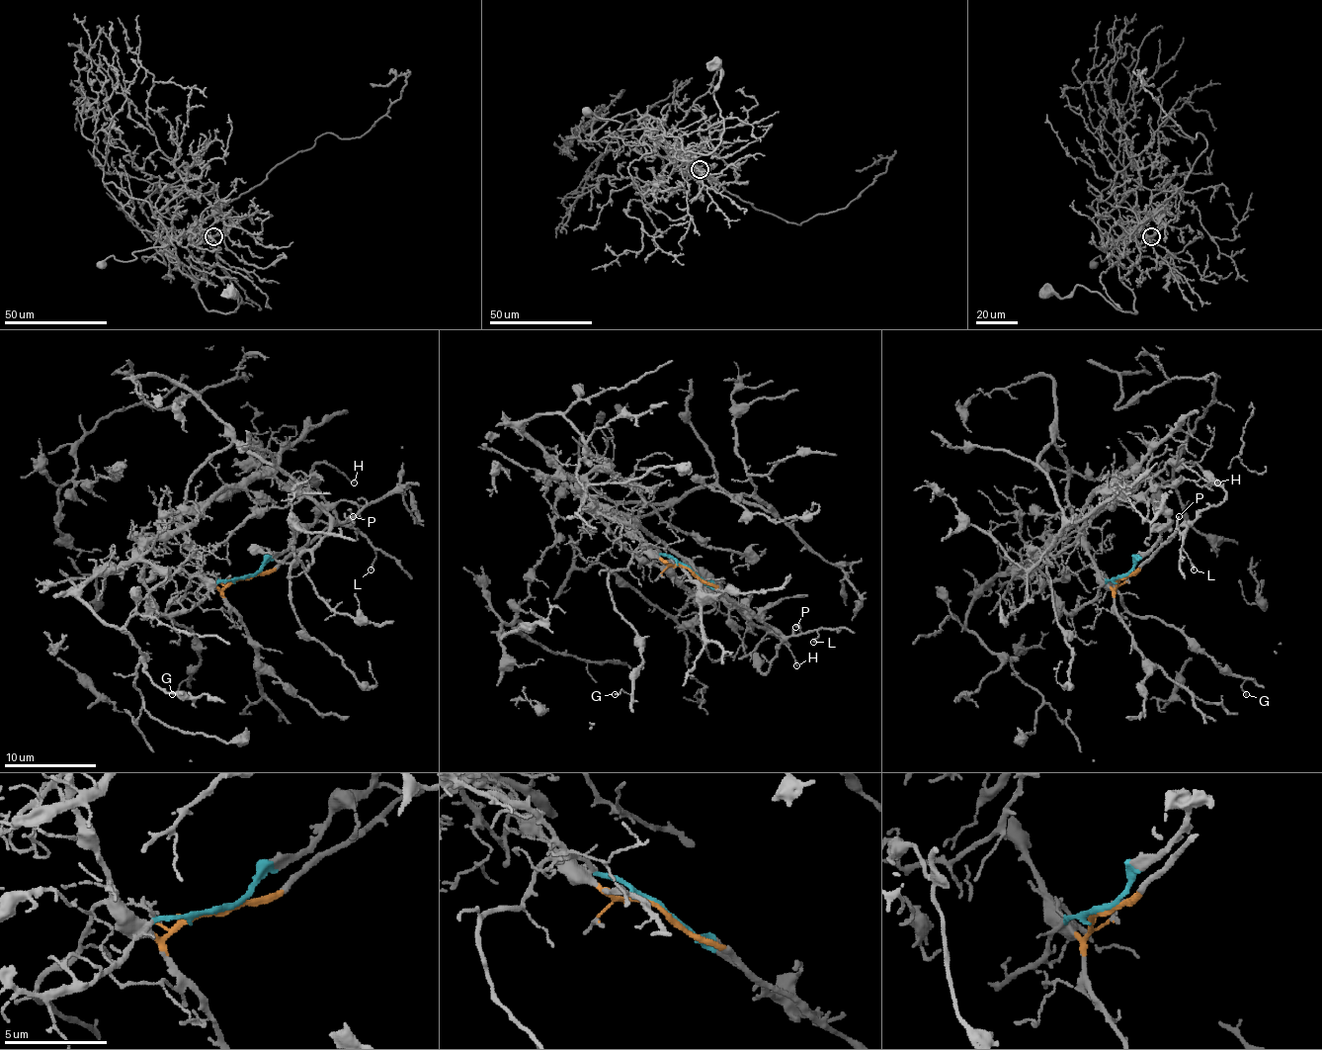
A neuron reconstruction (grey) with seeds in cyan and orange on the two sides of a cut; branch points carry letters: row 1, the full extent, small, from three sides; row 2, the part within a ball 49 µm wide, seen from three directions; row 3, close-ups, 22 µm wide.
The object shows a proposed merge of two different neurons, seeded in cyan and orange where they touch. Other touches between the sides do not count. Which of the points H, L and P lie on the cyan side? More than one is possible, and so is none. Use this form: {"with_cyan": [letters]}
{"with_cyan": []}

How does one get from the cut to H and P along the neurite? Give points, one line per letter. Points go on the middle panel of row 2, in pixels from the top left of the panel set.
H: (690, 569), (719, 586), (775, 630), (782, 641), (766, 673), (761, 671), (759, 644), (773, 632), (797, 666)
P: (690, 569), (719, 586), (775, 630), (792, 637), (799, 630), (797, 625), (795, 627)

